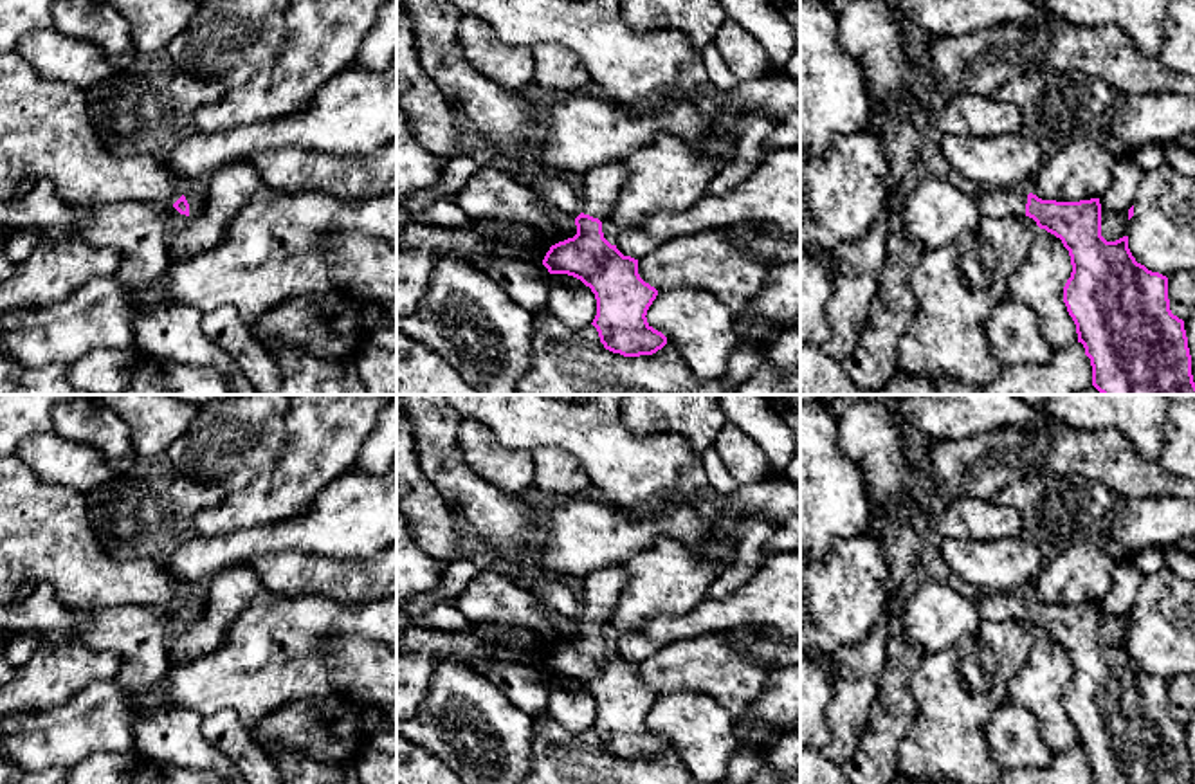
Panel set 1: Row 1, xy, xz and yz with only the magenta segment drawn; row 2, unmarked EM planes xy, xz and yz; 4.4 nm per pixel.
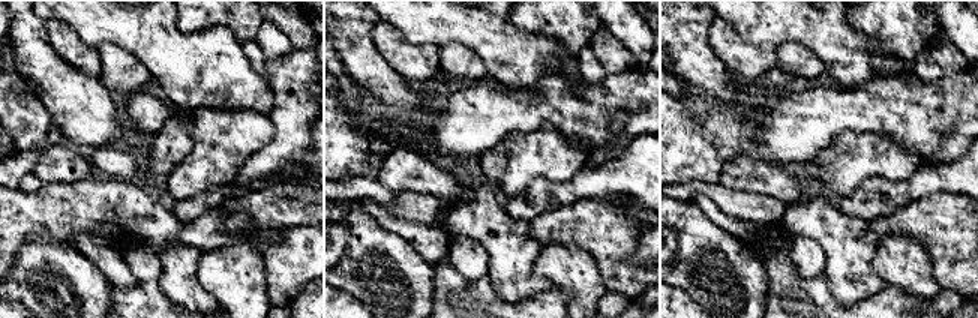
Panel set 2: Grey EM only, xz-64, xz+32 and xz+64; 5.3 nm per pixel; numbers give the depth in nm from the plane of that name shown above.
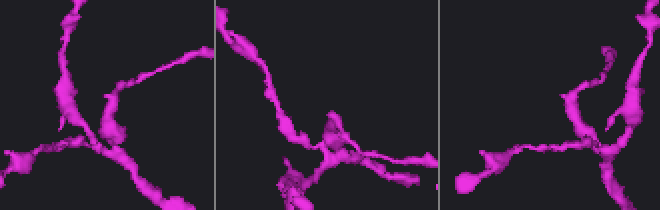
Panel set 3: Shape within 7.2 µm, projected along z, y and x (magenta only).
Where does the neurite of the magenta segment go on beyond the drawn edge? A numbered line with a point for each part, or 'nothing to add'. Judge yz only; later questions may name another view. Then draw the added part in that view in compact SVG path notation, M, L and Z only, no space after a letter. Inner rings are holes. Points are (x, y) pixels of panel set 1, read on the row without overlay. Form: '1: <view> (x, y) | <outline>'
1: yz (992, 606) | M1018 591L1018 593L979 593L972 600L984 620L1024 622L1027 598L1029 598L1027 591Z

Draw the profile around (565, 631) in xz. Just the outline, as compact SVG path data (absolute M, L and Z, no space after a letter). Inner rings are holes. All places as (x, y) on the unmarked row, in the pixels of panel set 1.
M561 620L555 627L539 631L526 629L534 638L534 658L535 665L543 669L543 663L552 649L573 642L577 638L575 620Z

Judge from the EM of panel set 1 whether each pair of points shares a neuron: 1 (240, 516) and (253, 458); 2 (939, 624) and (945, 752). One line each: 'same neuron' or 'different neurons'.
1: different neurons
2: different neurons

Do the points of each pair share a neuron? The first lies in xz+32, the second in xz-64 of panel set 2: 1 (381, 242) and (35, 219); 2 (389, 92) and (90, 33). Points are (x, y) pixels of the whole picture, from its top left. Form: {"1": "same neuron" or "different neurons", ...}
{"1": "different neurons", "2": "different neurons"}

